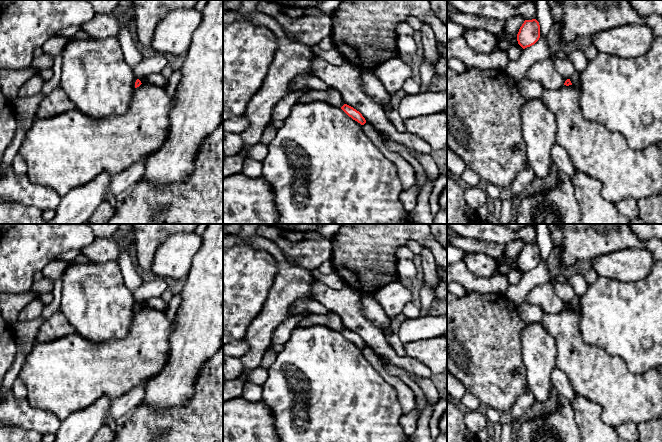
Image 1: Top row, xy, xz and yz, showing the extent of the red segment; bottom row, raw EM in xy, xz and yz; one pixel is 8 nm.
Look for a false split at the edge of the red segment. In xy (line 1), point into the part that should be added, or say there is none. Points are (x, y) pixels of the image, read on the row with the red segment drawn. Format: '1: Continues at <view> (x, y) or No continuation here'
1: No continuation here

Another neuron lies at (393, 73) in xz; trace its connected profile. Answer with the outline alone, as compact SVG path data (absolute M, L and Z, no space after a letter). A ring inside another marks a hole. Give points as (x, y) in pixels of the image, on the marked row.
M395 57L385 61L375 68L373 73L382 82L389 94L402 89L405 81L412 76L409 65L401 57Z

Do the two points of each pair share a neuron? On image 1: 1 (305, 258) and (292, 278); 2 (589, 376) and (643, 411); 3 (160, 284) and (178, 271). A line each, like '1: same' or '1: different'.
1: different
2: same
3: different

